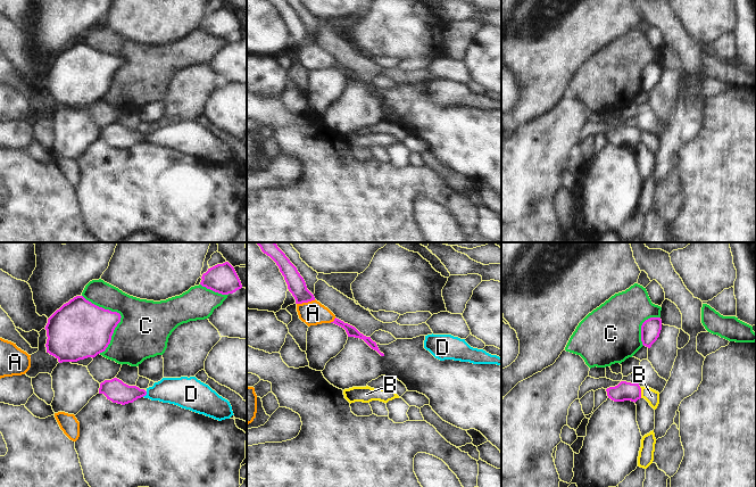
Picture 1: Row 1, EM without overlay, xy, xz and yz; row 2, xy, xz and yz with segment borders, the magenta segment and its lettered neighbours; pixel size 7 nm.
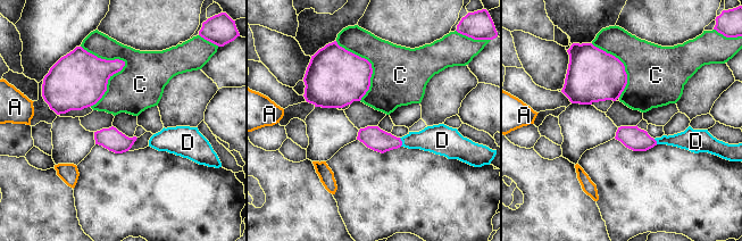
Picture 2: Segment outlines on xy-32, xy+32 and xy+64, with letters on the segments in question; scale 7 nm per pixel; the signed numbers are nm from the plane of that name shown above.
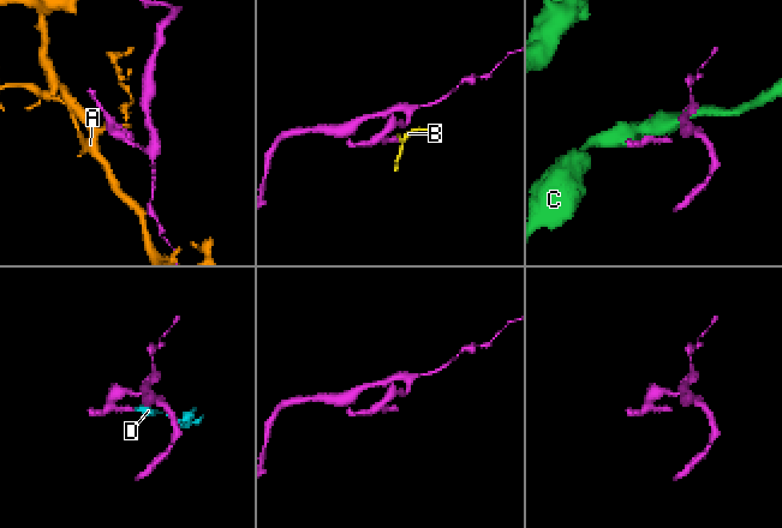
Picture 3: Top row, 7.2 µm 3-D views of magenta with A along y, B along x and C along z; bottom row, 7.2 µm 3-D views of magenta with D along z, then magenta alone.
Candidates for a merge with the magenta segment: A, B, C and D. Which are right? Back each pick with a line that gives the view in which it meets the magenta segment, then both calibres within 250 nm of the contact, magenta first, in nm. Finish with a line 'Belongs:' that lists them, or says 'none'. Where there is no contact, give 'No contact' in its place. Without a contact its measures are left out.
D: Touches magenta in xy. Thickness 160 nm (magenta) against 200 nm
Belongs: D

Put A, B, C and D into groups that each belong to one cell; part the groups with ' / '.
A / B / C / D

